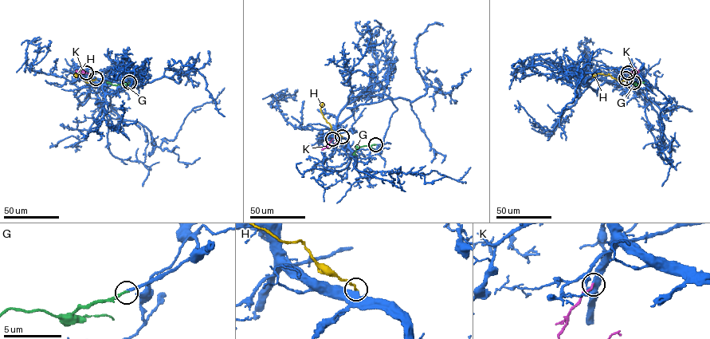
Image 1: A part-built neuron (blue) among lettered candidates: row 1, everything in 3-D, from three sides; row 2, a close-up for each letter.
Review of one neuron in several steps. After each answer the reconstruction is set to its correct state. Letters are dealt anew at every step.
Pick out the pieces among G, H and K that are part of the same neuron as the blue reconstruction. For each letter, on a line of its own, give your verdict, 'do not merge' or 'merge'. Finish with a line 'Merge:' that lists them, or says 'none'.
G: merge
H: do not merge
K: merge
Merge: G, K

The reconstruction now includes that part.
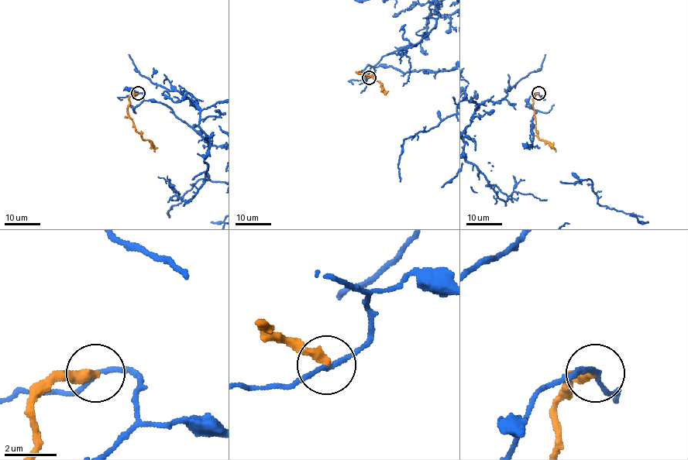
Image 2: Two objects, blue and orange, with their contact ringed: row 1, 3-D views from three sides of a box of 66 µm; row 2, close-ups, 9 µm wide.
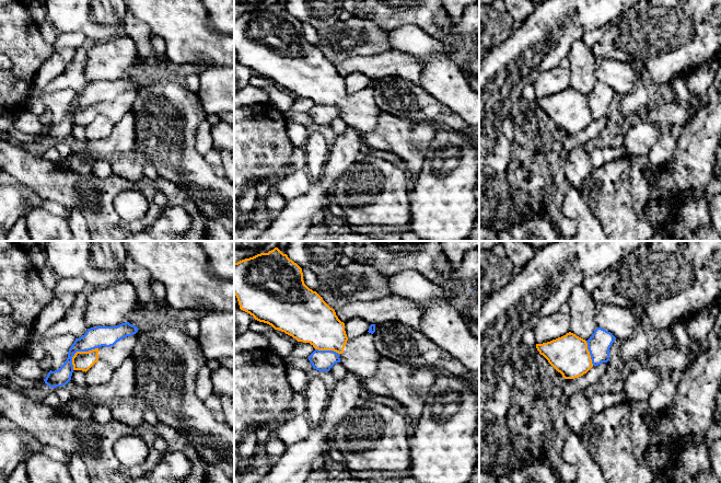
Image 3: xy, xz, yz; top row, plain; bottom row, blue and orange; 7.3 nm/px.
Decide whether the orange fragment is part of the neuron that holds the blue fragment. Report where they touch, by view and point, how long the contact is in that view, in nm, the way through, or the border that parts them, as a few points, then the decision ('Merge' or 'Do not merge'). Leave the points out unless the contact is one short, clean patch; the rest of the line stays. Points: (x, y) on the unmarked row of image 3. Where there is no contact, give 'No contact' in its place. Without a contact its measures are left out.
Touches blue at xy (78, 105). Shared border 260 nm. Boundary: xy (97, 102), (91, 105), (78, 105), (72, 112), (72, 124). Do not merge

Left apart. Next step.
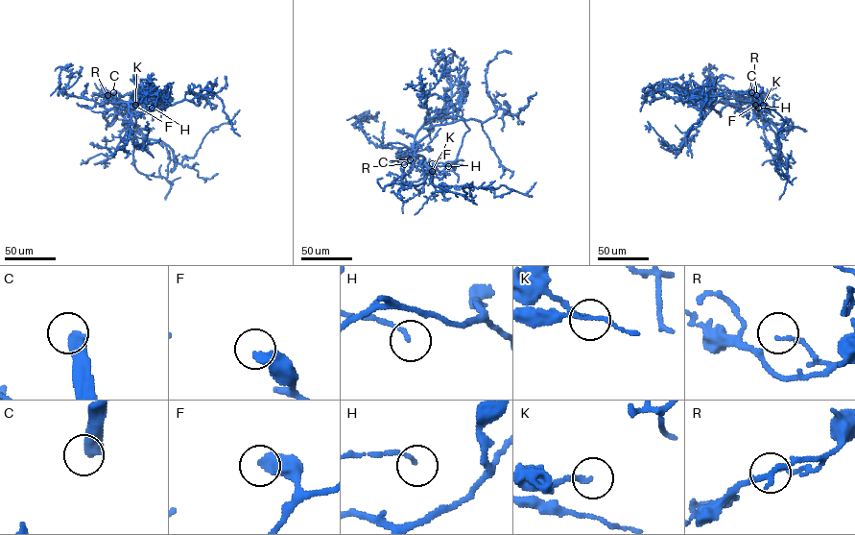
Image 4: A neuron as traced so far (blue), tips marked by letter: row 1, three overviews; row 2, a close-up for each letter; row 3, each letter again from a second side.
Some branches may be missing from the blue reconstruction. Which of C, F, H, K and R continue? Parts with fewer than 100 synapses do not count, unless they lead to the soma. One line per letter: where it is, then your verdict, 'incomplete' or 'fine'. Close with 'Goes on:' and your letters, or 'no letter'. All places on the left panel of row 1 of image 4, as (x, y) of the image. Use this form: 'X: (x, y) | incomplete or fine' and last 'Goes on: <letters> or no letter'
C: (113, 92) | incomplete
F: (135, 105) | fine
H: (152, 108) | fine
K: (135, 105) | fine
R: (107, 95) | fine
Goes on: C

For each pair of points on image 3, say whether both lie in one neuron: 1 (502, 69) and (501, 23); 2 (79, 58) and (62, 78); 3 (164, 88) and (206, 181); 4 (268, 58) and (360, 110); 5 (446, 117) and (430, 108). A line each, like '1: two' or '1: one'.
1: two
2: one
3: one
4: one
5: one

